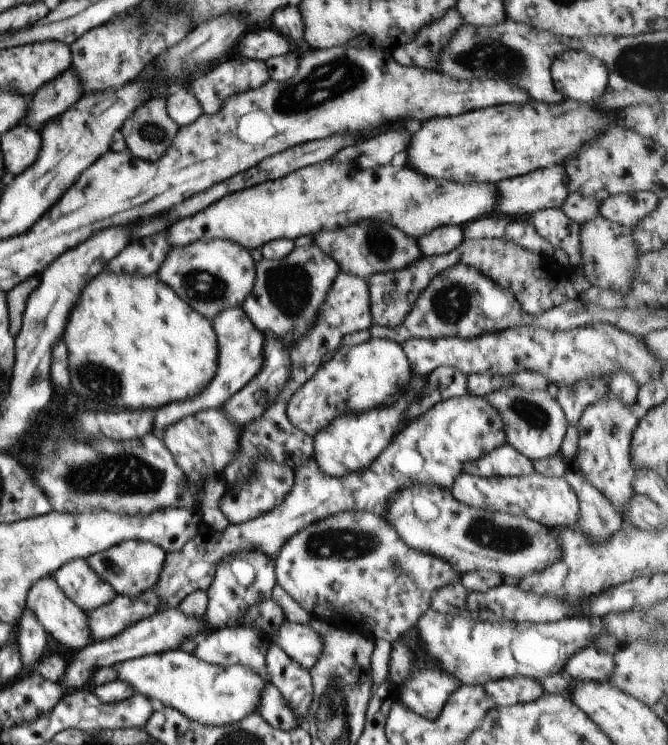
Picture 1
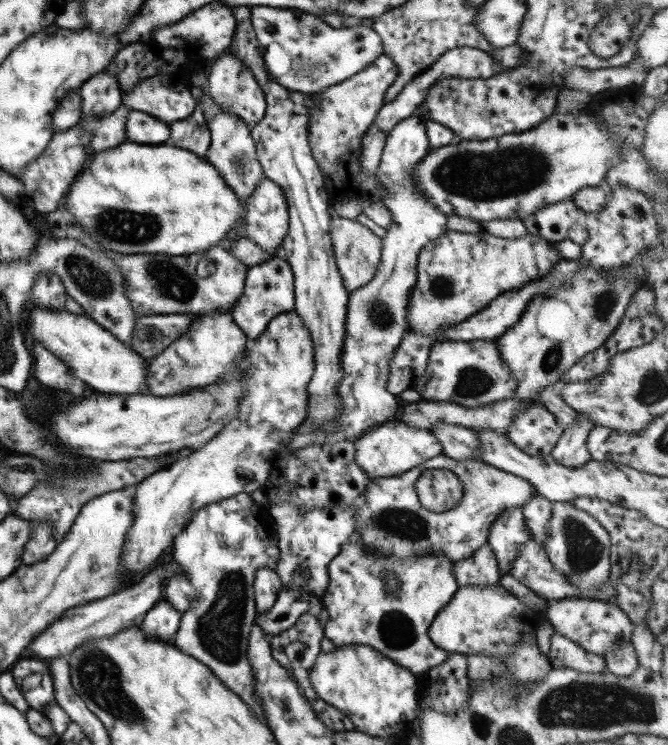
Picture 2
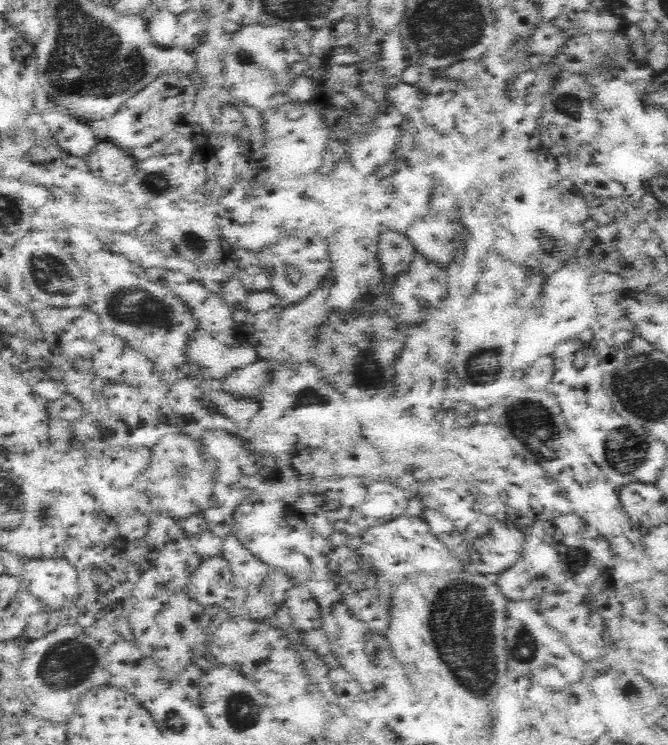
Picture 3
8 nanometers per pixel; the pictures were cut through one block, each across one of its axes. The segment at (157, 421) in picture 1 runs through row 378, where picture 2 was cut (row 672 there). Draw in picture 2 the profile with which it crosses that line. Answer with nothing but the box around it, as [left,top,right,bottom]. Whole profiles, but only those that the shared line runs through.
[172,492,278,723]

